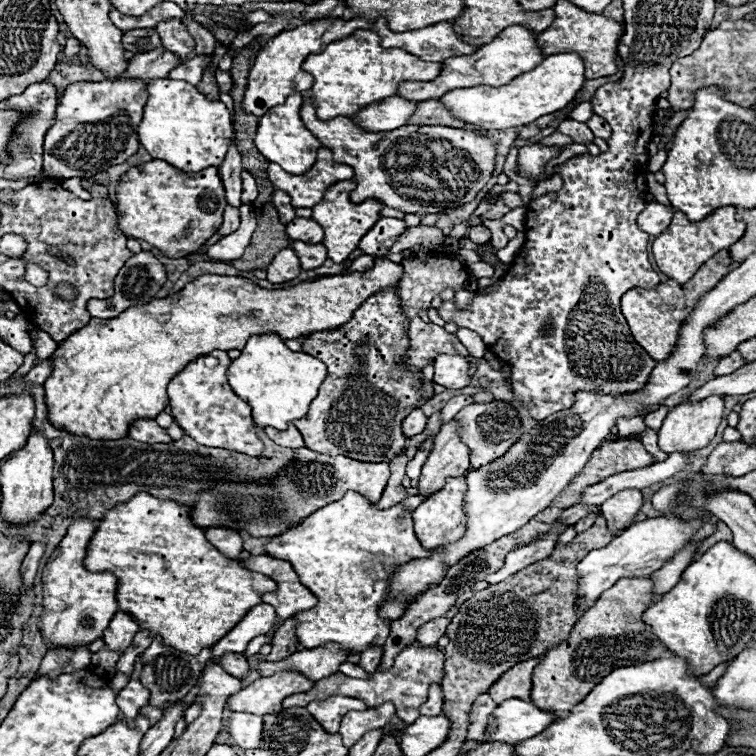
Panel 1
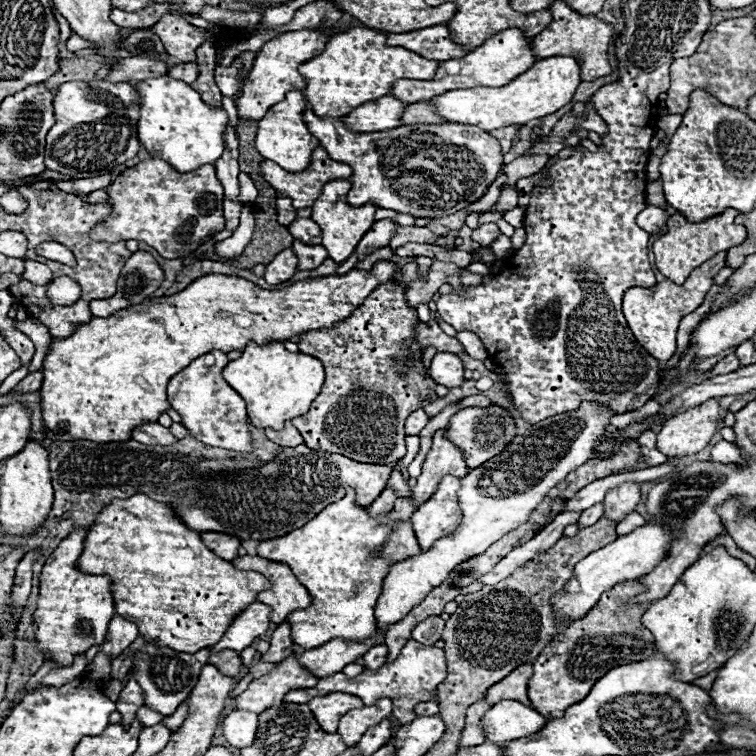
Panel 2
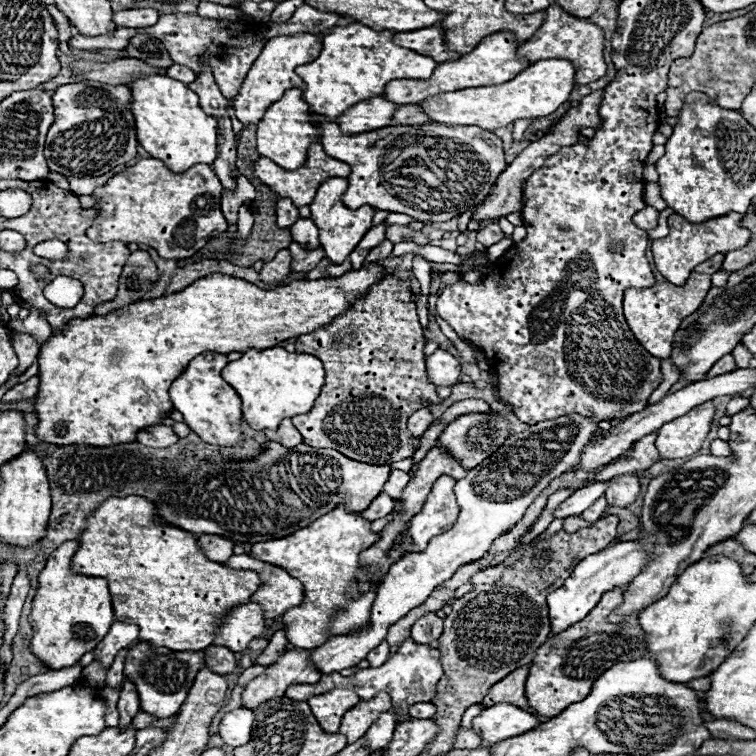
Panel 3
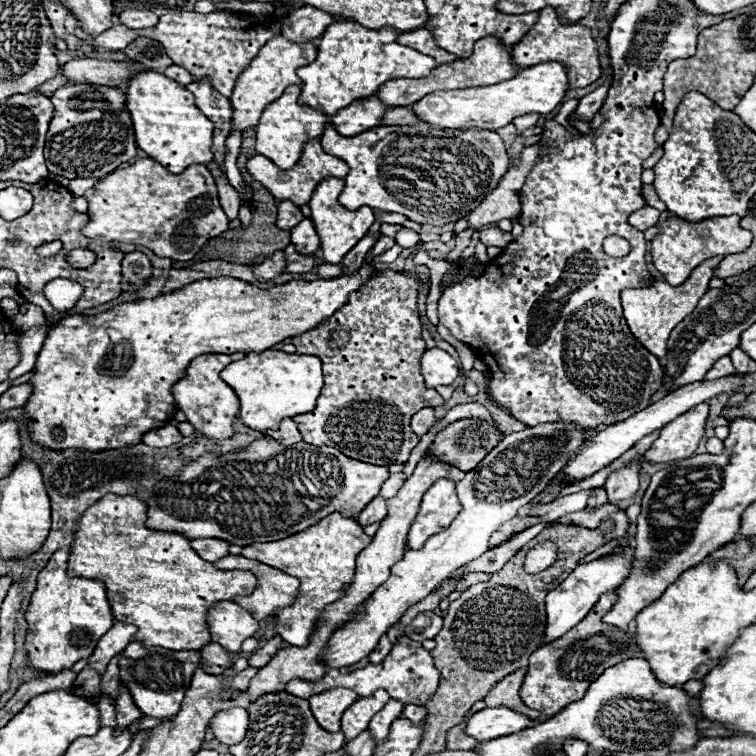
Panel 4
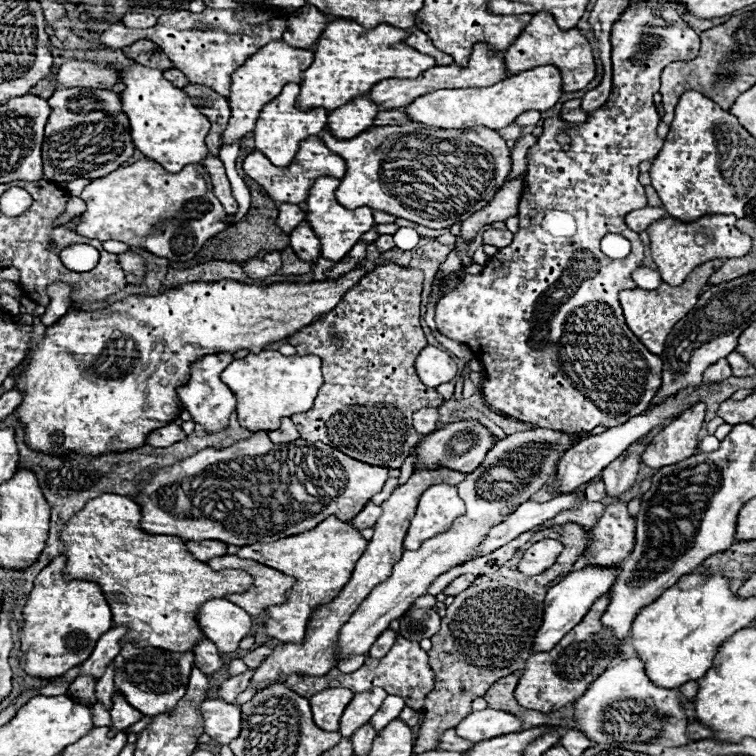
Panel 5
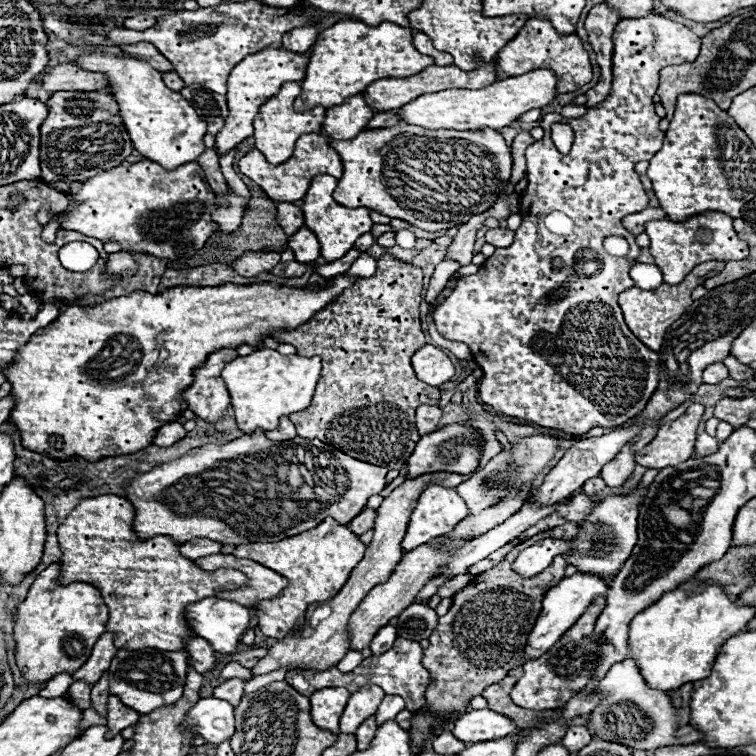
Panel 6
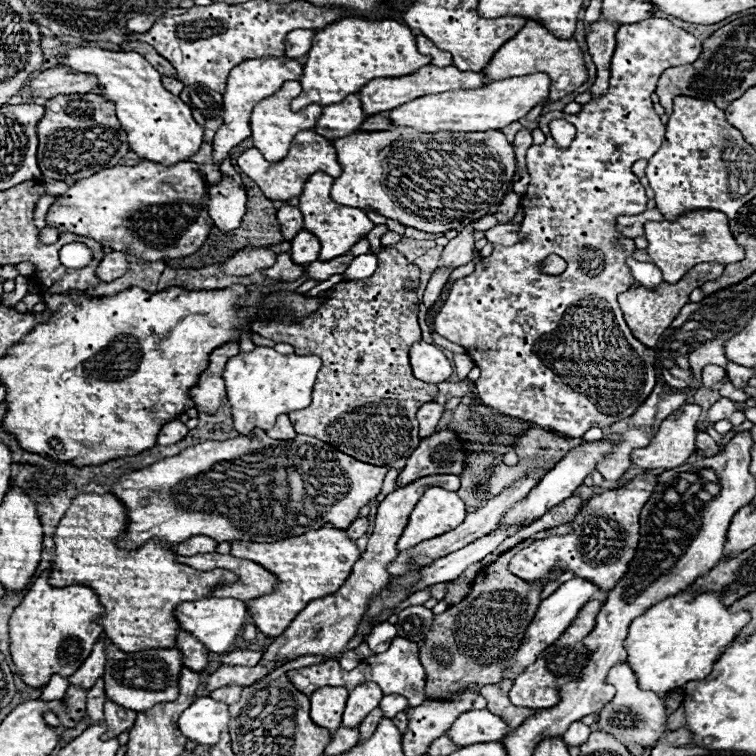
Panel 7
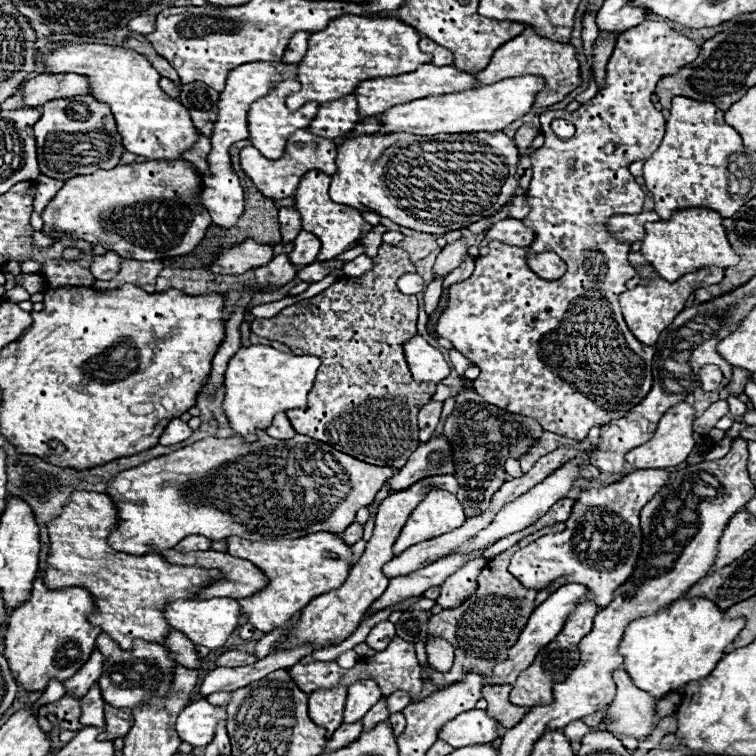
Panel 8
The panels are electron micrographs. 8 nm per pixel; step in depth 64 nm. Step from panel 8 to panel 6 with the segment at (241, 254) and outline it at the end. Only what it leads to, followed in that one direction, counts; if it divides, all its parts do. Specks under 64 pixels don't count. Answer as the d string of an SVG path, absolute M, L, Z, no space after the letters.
M246 252L242 258L232 262L232 268L246 278L258 276L262 272L270 272L274 266L280 264L278 252Z

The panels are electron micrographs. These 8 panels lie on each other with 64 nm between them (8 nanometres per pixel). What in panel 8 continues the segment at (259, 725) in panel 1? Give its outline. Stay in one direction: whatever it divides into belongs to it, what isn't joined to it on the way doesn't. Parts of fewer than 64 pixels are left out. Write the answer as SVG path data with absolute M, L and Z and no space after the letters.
M202 698L180 712L176 720L176 732L182 742L188 742L192 746L206 746L214 740L216 724L220 724L220 720L226 720L226 708L212 706Z

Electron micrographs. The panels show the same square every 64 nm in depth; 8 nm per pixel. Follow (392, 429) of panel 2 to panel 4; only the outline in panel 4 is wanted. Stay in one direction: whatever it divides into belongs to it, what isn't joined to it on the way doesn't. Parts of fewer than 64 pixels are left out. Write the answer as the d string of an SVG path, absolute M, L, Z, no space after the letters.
M378 270L376 276L368 280L364 288L354 292L348 298L348 304L326 322L292 338L292 344L298 346L298 354L318 356L324 368L324 388L318 396L316 408L306 412L306 416L294 416L304 442L314 446L332 446L348 458L376 466L402 464L410 458L410 452L420 442L420 438L410 432L410 416L424 406L434 408L444 402L434 388L426 388L420 372L420 358L426 344L418 316L418 288L420 282L416 280L416 274Z

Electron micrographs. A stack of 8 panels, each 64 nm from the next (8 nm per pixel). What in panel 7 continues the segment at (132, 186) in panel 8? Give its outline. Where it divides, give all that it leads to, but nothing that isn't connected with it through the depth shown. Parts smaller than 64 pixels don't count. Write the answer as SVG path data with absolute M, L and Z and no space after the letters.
M142 160L136 166L118 164L116 168L104 168L90 178L74 182L68 192L62 194L58 202L52 204L48 216L48 226L56 226L60 232L74 232L78 236L88 236L102 246L112 246L118 252L138 256L142 260L164 260L164 258L184 258L200 250L210 230L214 228L208 216L208 184L200 176L198 164L180 162L172 168Z

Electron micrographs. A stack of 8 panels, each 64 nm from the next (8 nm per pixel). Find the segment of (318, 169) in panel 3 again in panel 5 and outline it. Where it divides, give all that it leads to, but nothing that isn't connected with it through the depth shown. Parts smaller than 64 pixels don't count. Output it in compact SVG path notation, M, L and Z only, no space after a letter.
M308 136L306 140L302 140L300 150L296 154L296 160L292 160L290 166L286 168L278 168L274 164L270 164L260 152L252 152L246 160L244 160L244 172L256 180L274 202L290 202L290 204L300 204L306 202L308 192L312 188L312 184L320 178L320 176L332 176L332 178L342 178L346 168L344 168L344 160L340 160L340 156L328 152L328 148L324 146L320 136Z

